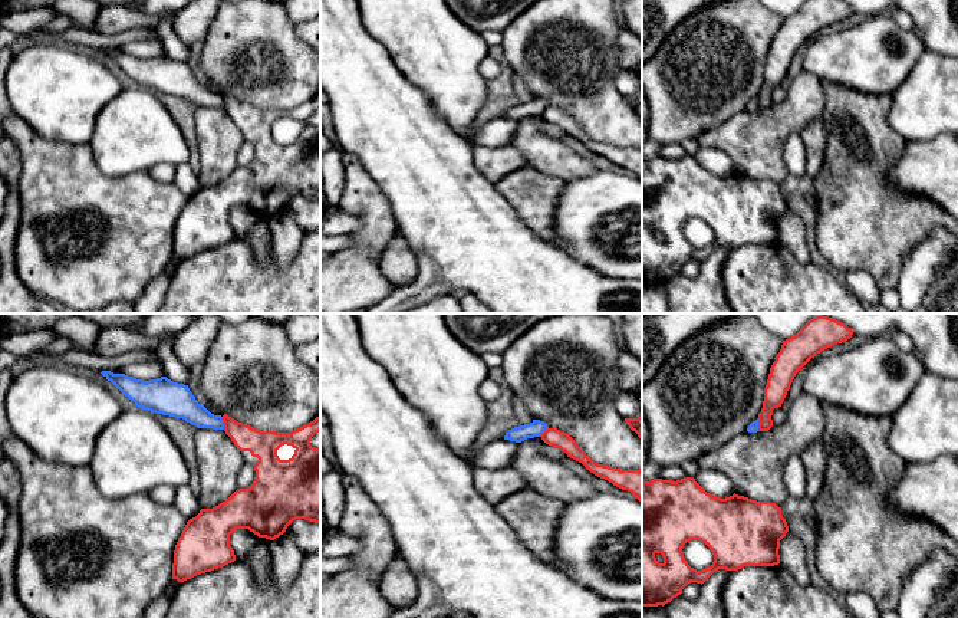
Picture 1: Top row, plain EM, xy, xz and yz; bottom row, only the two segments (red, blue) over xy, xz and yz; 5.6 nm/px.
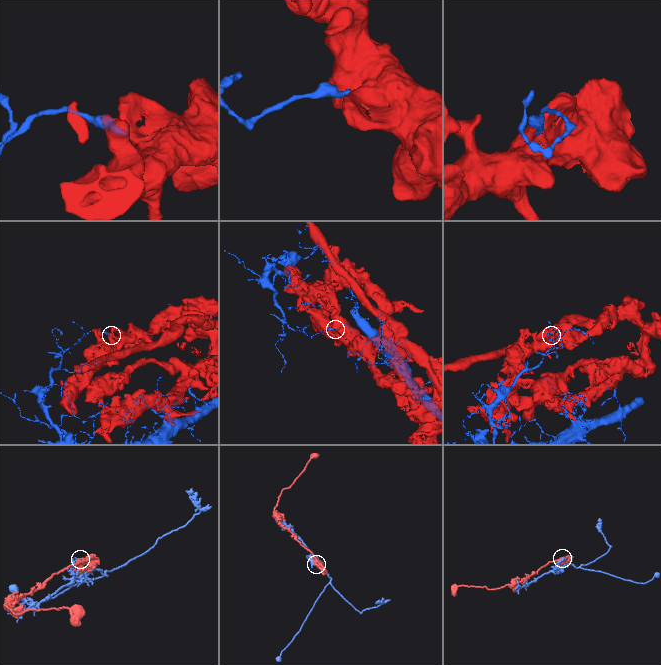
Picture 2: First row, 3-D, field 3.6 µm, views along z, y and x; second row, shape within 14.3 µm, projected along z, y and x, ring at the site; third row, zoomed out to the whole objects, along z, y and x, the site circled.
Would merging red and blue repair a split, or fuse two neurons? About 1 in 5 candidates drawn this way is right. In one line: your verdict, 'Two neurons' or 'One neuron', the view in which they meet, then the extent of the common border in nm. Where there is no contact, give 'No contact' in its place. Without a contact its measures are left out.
Two neurons. Touches red in xy. Shared border 70 nm

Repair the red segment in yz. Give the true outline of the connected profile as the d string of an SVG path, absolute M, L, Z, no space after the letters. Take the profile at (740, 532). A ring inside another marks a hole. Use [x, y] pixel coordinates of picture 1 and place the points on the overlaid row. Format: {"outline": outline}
{"outline": "M694 477L642 480L642 607L664 607L688 584L702 585L718 569L778 565L780 540L787 532L787 522L776 503L735 493L721 499L707 493ZM689 540L701 540L710 548L714 555L711 566L697 571L688 565L682 548Z"}

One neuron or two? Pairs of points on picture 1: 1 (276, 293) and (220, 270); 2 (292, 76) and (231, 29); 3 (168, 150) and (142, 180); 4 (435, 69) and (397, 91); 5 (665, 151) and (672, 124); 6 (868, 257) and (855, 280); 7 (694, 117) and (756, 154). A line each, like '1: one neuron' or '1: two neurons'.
1: one neuron
2: one neuron
3: two neurons
4: two neurons
5: two neurons
6: two neurons
7: two neurons

